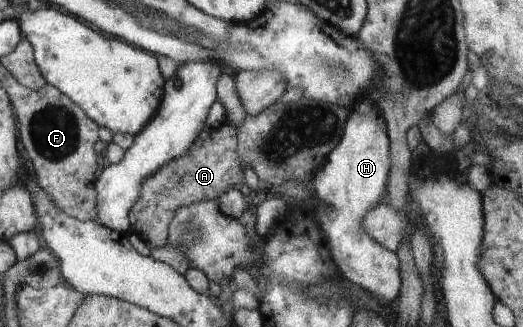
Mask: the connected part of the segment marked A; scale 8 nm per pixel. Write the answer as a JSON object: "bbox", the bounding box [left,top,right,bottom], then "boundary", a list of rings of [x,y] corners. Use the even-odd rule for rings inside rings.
{"bbox":[128,122,245,248],"boundary":[[[229,122],[220,126],[218,129],[205,128],[198,134],[198,138],[194,140],[194,144],[190,146],[187,154],[170,160],[168,164],[164,164],[162,168],[158,168],[150,178],[144,180],[142,188],[140,188],[140,196],[136,200],[136,204],[132,206],[132,210],[128,212],[130,224],[136,228],[137,234],[145,240],[150,240],[151,248],[165,247],[168,242],[168,228],[170,222],[178,210],[194,204],[194,202],[206,202],[208,200],[218,201],[228,190],[233,187],[240,187],[245,181],[245,174],[238,164],[238,156],[236,156],[237,146],[237,130],[236,127]]]}

